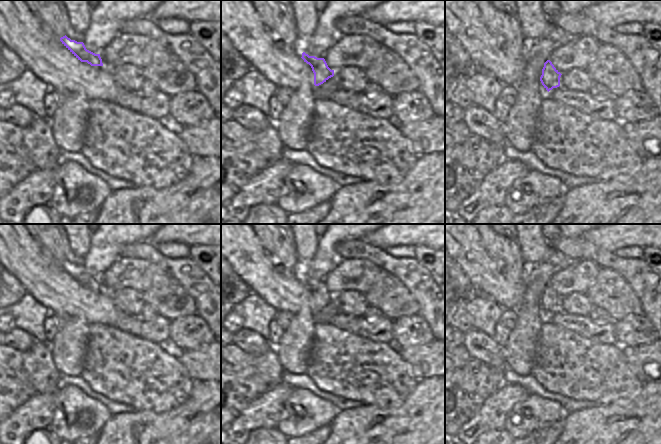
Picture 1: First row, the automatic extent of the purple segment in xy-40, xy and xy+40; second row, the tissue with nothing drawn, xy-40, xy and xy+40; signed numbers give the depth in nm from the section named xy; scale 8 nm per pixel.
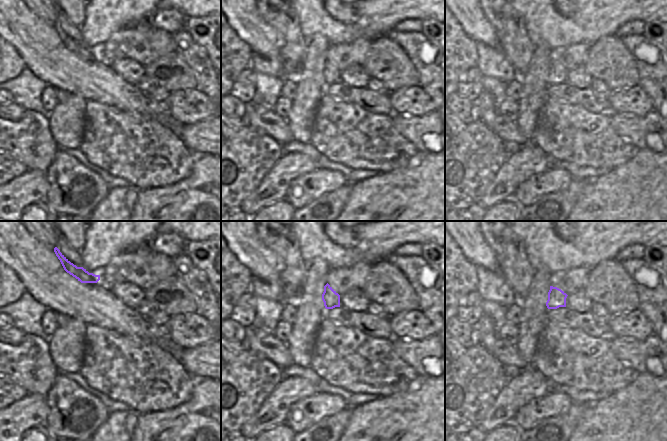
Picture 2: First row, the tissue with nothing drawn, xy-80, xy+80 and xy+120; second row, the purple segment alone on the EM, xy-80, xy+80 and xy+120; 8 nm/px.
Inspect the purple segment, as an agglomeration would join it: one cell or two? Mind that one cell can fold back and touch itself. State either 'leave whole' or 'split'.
leave whole

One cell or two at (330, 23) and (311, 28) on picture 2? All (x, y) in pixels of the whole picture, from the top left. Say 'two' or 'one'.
one

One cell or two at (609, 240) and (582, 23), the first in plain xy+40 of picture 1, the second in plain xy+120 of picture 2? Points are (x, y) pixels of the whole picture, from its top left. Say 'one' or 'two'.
one

